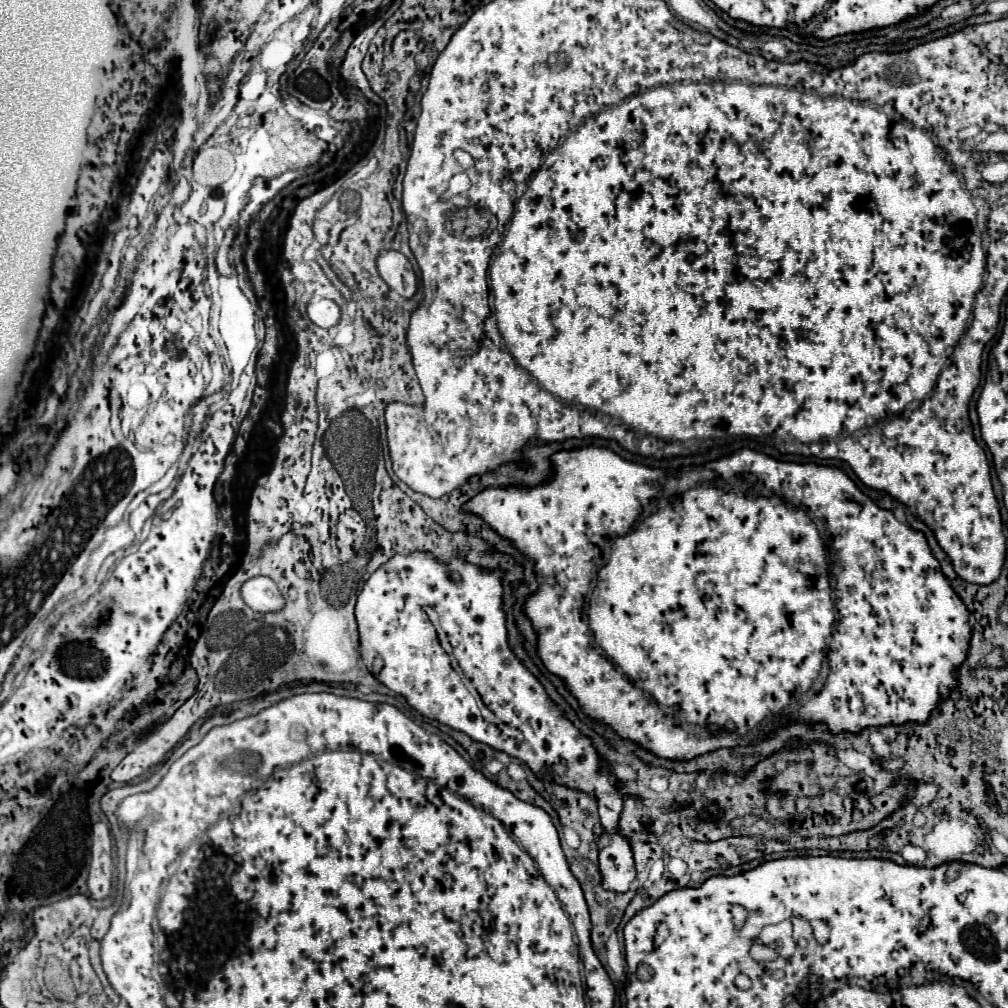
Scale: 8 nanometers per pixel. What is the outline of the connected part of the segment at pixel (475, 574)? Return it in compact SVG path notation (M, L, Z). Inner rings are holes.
M412 552L408 556L394 556L386 564L382 564L364 584L362 592L356 600L356 622L360 632L360 656L370 672L376 672L376 678L386 684L396 694L402 694L412 708L420 714L440 720L442 724L456 728L468 734L476 742L484 742L496 750L506 752L528 764L536 776L554 780L558 784L566 784L576 790L584 790L598 800L598 814L604 836L611 839L611 844L599 850L598 862L602 874L602 886L614 892L626 892L636 878L633 852L629 841L618 832L620 812L622 812L622 798L614 786L614 776L606 764L598 760L596 750L592 748L588 738L576 738L578 730L570 720L566 720L560 710L550 702L542 684L516 660L506 644L506 616L500 610L502 606L502 584L498 572L482 572L480 568L466 564L462 558L452 558L448 566L442 566L434 560L428 552ZM450 572L460 574L460 582L450 580ZM426 608L434 608L440 614L440 626L448 634L448 642L454 648L454 658L462 668L464 676L472 682L478 690L482 702L496 714L500 720L498 724L486 722L476 700L464 686L458 672L452 668L450 656L444 652L438 632L430 622L430 616L424 614Z

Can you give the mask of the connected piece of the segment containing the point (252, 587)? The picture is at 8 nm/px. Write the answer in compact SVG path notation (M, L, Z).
M254 576L240 588L244 602L256 612L276 612L284 606L278 586L268 576Z

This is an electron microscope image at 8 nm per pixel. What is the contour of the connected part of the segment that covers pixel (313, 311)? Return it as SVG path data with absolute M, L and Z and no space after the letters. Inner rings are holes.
M312 300L306 308L308 318L312 320L312 324L320 326L320 328L332 328L334 324L338 324L340 320L340 308L336 302L332 300Z

